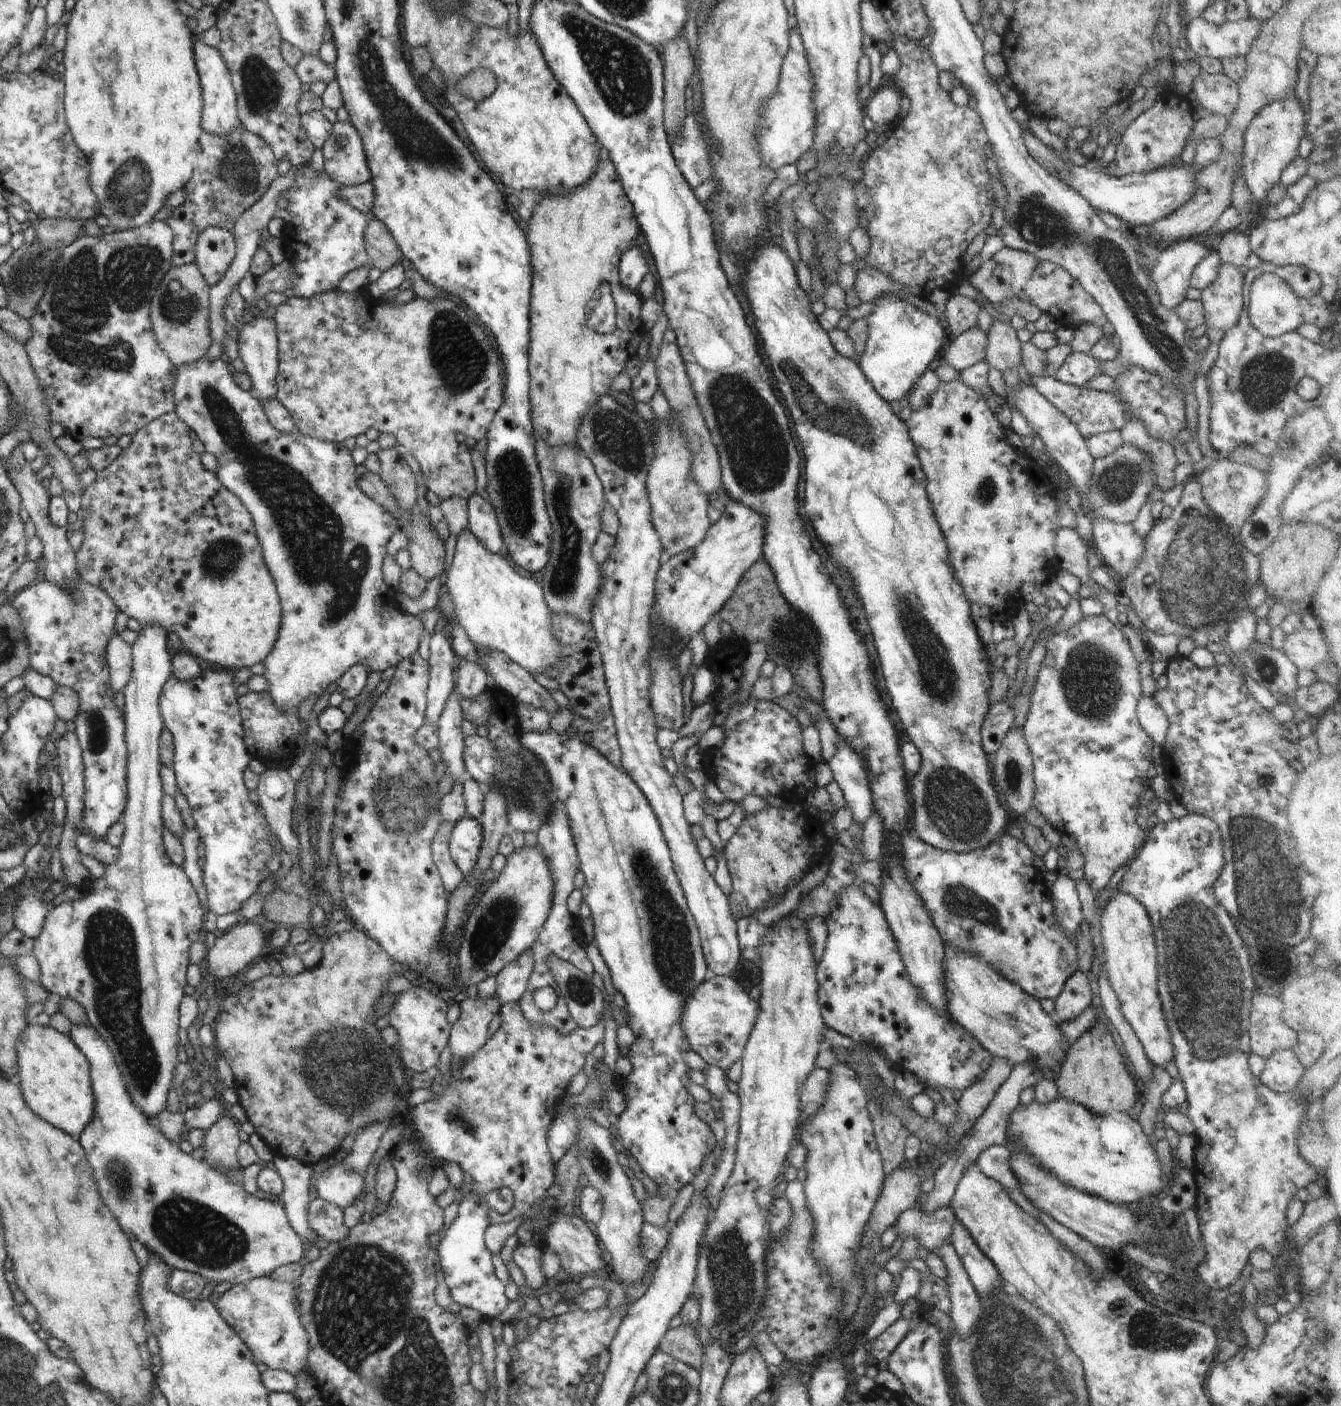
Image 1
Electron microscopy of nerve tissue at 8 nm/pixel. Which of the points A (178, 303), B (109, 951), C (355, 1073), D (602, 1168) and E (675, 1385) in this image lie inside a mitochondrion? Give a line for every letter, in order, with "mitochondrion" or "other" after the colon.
A: mitochondrion
B: mitochondrion
C: mitochondrion
D: mitochondrion
E: mitochondrion

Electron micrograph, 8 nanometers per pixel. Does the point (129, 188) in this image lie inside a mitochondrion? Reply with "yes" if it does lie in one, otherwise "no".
yes

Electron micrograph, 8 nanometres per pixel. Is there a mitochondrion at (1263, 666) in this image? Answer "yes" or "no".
yes

